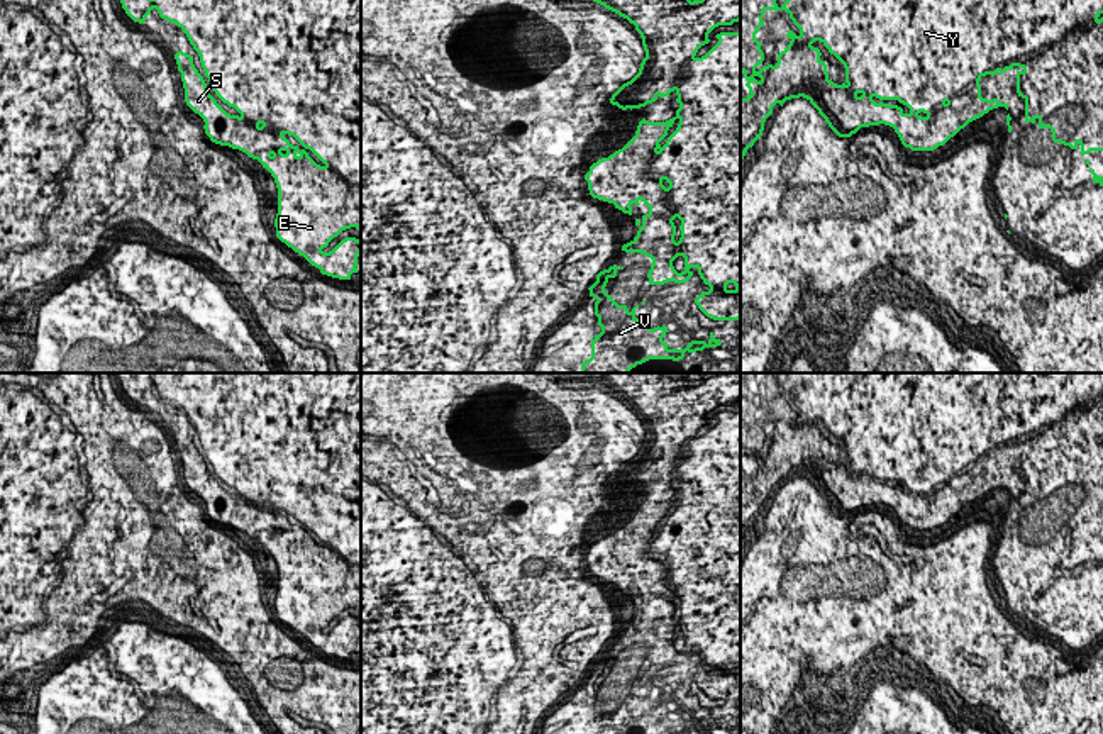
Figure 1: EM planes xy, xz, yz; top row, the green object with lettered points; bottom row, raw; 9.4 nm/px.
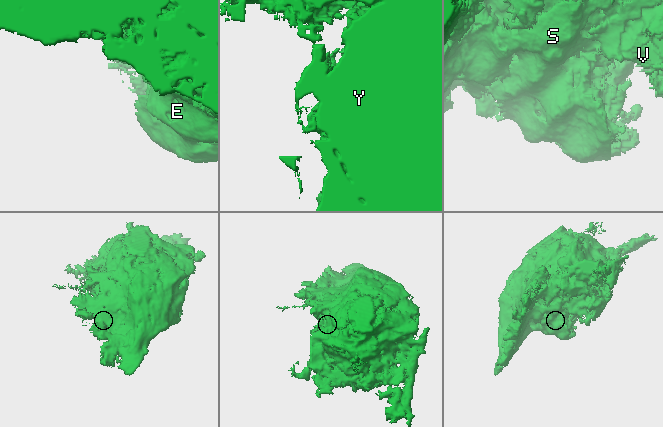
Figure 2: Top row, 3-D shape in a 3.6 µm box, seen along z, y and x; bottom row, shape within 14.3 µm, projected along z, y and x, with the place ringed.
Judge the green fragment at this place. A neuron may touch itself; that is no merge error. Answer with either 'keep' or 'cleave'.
keep

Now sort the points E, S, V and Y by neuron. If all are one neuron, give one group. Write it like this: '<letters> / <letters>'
E S V Y

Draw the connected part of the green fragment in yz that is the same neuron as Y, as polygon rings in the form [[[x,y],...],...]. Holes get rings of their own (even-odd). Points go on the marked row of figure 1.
[[[740,0],[740,73],[747,80],[745,86],[749,95],[740,98],[740,161],[744,159],[749,147],[762,136],[764,122],[773,114],[773,107],[791,98],[806,98],[818,114],[825,119],[829,127],[839,137],[851,137],[861,127],[869,125],[890,125],[898,134],[901,144],[912,151],[934,151],[944,146],[951,137],[954,137],[969,122],[983,117],[993,108],[1005,107],[998,98],[988,100],[981,97],[979,80],[986,75],[995,76],[1003,75],[1006,70],[1017,71],[1017,93],[1025,100],[1025,122],[1039,124],[1039,129],[1049,127],[1052,131],[1052,141],[1069,146],[1071,149],[1081,149],[1081,156],[1091,151],[1103,151],[1103,0],[786,0],[781,7],[776,0]],[[766,10],[784,10],[790,14],[793,24],[800,29],[796,36],[788,31],[790,44],[778,54],[778,63],[762,66],[756,70],[764,61],[764,53],[761,49],[762,42],[756,39],[757,31],[764,25],[762,17]],[[820,41],[830,54],[834,54],[845,68],[845,81],[837,85],[829,80],[829,71],[825,61],[820,59],[822,53],[812,44]]]

